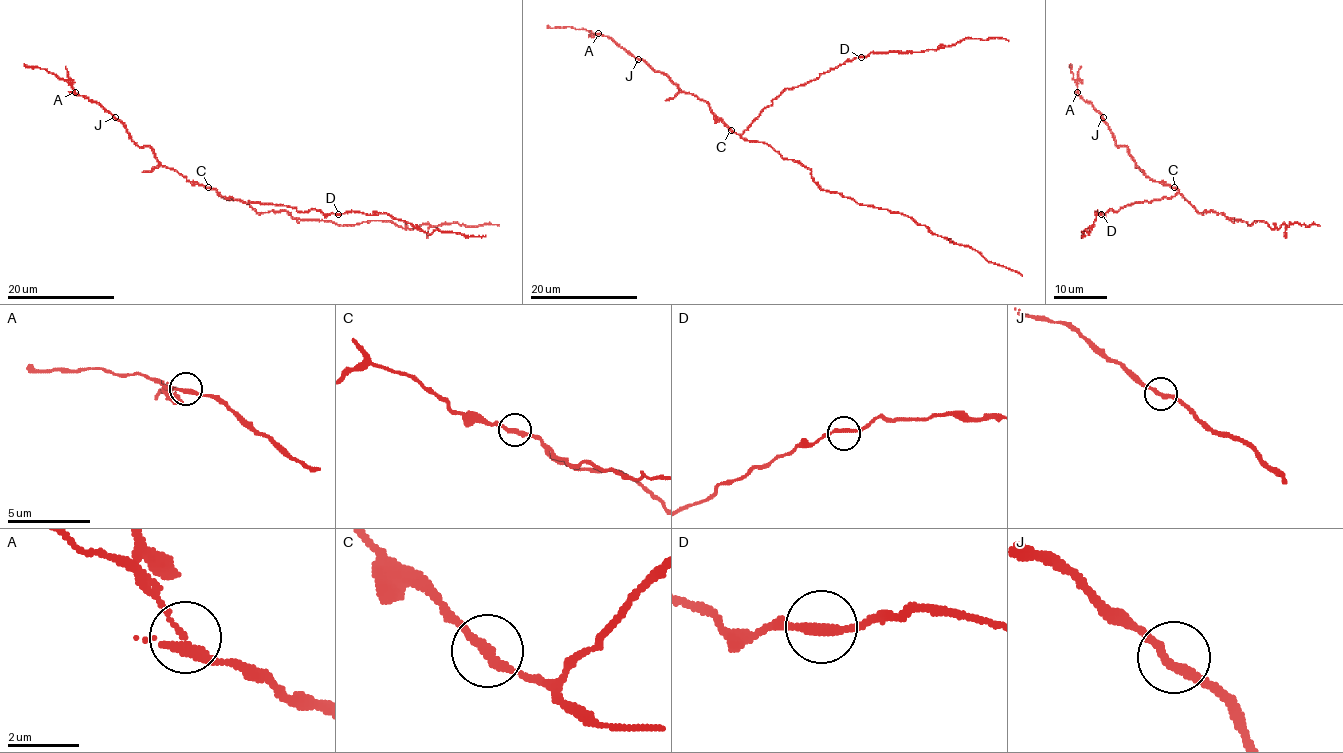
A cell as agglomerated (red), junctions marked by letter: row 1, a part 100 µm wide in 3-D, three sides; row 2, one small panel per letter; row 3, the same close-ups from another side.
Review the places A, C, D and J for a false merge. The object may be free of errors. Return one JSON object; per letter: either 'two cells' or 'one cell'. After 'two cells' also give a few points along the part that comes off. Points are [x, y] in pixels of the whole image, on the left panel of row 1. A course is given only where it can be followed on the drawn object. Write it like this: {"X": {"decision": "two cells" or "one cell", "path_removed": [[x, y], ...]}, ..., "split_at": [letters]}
{"A": {"decision": "two cells", "path_removed": [[75, 91], [65, 81], [44, 69], [28, 67], [24, 63]]}, "C": {"decision": "one cell"}, "D": {"decision": "one cell"}, "J": {"decision": "one cell"}, "split_at": ["A"]}

